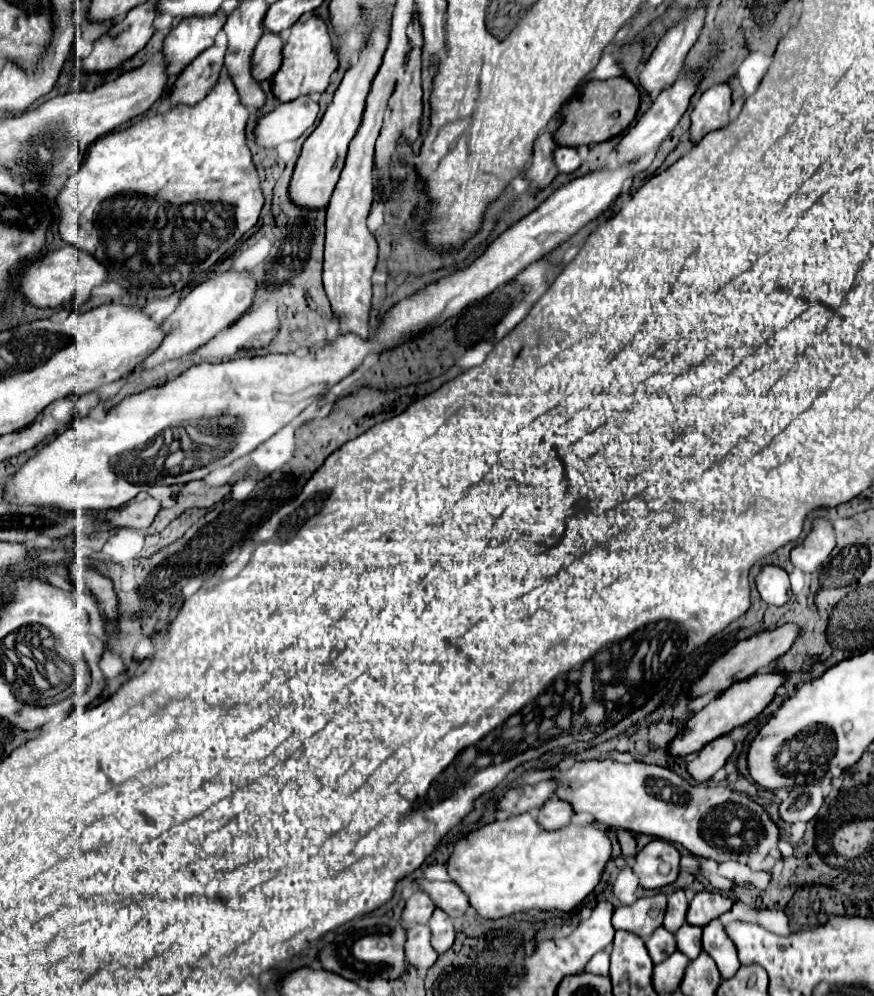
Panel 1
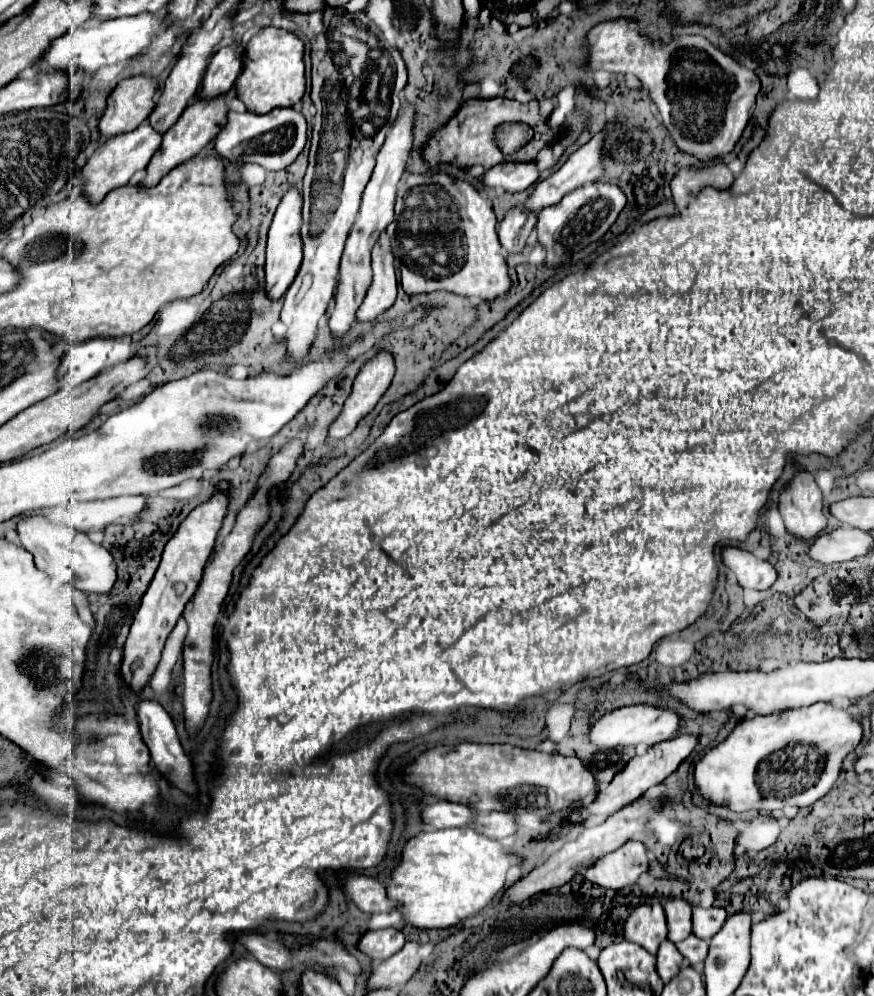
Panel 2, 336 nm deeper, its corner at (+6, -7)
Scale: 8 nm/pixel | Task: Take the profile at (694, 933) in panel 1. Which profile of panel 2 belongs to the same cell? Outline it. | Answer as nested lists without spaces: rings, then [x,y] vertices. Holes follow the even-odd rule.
[[[690,934],[686,940],[678,942],[676,946],[678,946],[680,954],[682,954],[682,956],[692,964],[692,966],[702,964],[704,958],[706,958],[706,954],[708,954],[708,942],[696,938],[694,934]]]

